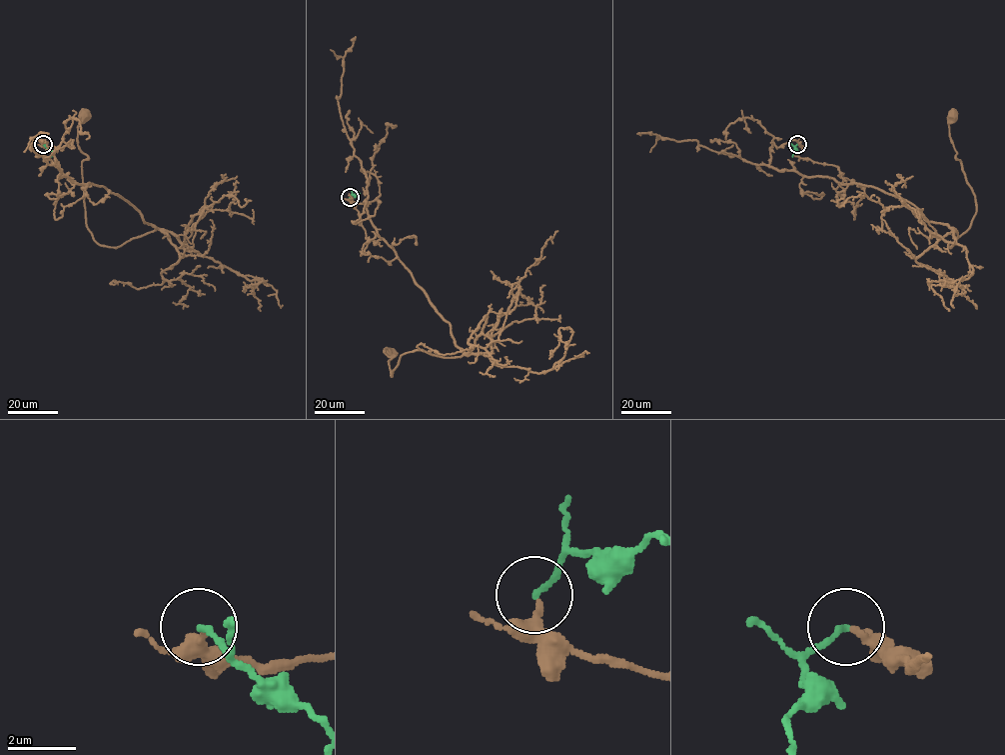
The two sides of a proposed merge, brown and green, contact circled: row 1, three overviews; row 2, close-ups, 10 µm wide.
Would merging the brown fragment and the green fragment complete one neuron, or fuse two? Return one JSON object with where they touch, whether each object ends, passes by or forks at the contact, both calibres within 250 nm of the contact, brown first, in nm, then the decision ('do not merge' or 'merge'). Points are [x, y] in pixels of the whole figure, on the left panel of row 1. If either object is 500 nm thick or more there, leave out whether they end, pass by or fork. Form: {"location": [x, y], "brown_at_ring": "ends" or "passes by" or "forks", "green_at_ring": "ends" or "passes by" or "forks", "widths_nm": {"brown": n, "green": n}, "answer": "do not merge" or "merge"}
{"location": [43, 144], "brown_at_ring": "ends", "green_at_ring": "ends", "widths_nm": {"brown": 240, "green": 180}, "answer": "merge"}

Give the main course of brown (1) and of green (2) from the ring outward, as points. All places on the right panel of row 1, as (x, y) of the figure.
1: (798, 144), (773, 142), (770, 166), (903, 198), (957, 232), (950, 247), (976, 212), (951, 114)
2: (797, 144), (792, 157)

